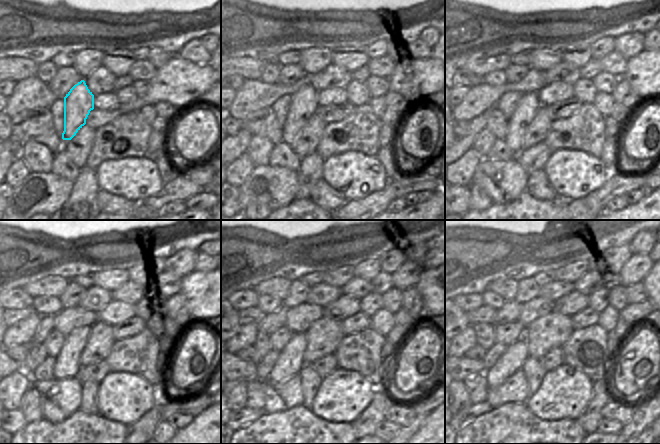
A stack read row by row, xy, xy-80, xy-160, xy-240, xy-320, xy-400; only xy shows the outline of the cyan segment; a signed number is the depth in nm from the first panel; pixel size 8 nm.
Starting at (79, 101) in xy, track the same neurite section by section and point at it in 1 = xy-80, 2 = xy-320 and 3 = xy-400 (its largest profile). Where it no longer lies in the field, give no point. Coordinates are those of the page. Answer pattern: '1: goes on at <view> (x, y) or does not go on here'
1: goes on at xy-80 (303, 104)
2: goes on at xy-320 (291, 359)
3: goes on at xy-400 (513, 358)

